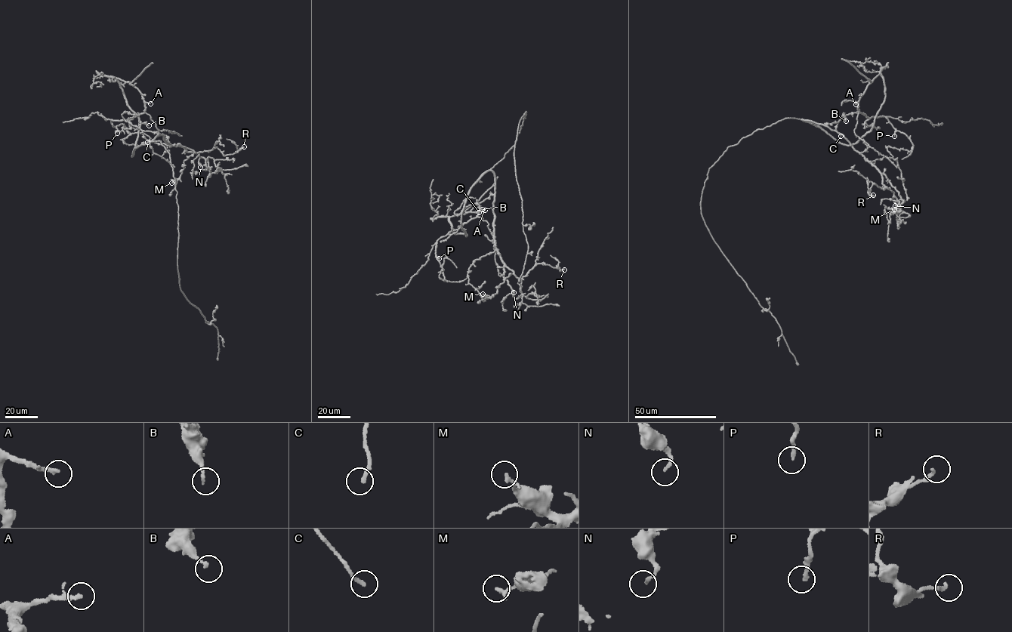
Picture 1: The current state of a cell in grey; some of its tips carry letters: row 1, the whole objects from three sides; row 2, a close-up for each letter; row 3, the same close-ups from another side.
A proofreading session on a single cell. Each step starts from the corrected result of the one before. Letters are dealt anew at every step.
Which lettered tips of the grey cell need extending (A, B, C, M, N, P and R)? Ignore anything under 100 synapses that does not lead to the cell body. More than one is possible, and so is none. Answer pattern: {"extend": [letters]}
{"extend": []}

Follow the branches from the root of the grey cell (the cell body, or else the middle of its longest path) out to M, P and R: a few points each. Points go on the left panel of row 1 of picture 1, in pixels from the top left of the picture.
M: (150, 141), (158, 133), (170, 145), (183, 146), (195, 152), (184, 160), (180, 177), (171, 183)
P: (150, 141), (132, 155), (138, 118), (116, 78), (137, 87), (145, 107), (132, 118), (111, 119), (117, 133)
R: (150, 141), (158, 133), (170, 145), (183, 146), (196, 153), (216, 147), (226, 155), (244, 146)

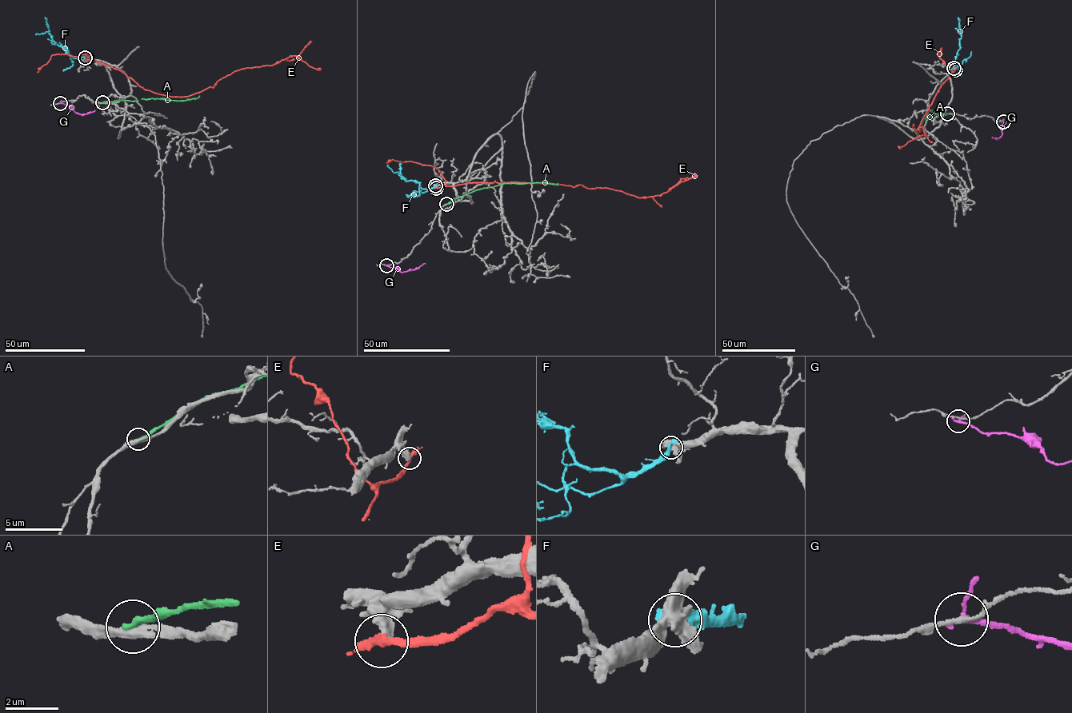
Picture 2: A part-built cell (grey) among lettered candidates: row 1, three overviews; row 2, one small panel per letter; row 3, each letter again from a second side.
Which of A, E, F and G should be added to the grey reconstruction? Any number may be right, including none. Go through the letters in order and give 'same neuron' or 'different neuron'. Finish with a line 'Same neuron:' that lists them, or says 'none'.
A: different neuron
E: different neuron
F: different neuron
G: different neuron
Same neuron: none

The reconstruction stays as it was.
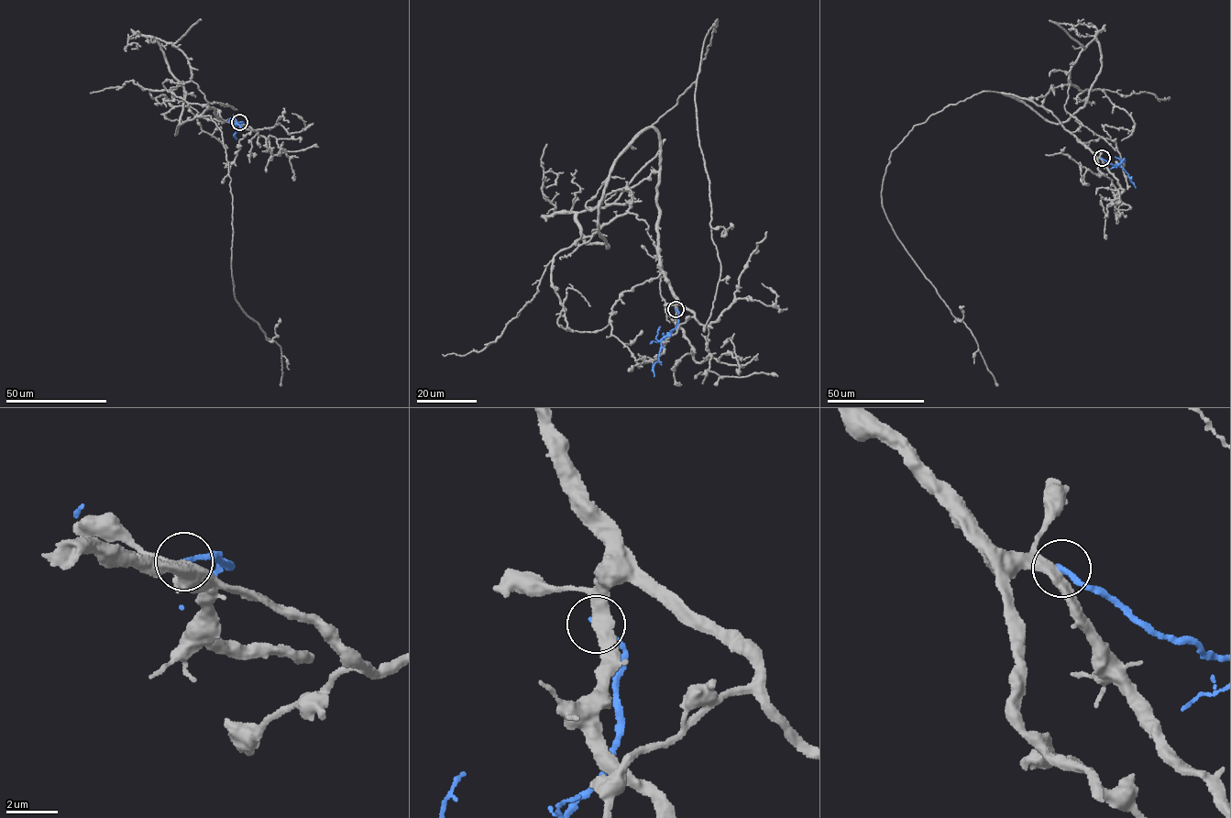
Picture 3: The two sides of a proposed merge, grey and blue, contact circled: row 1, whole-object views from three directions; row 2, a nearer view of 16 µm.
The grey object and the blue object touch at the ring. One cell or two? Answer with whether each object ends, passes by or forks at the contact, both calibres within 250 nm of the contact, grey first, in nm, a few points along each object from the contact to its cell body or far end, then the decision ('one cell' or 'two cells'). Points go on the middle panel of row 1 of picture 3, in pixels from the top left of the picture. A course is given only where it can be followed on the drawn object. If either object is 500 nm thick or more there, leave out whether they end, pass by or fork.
grey passes by | blue ends | 440/240 nm | grey via (675, 309), (659, 265), (653, 125), (696, 81), (717, 19), (694, 98), (721, 268), (703, 331) | blue via (675, 309), (678, 325), (661, 339), (653, 376) | two cells

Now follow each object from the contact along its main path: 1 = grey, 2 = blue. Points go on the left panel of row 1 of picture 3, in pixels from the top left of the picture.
1: (239, 122), (222, 121), (208, 106), (198, 116), (210, 116), (225, 149), (236, 300), (280, 348), (280, 385)
2: (239, 122), (235, 124), (236, 139)

